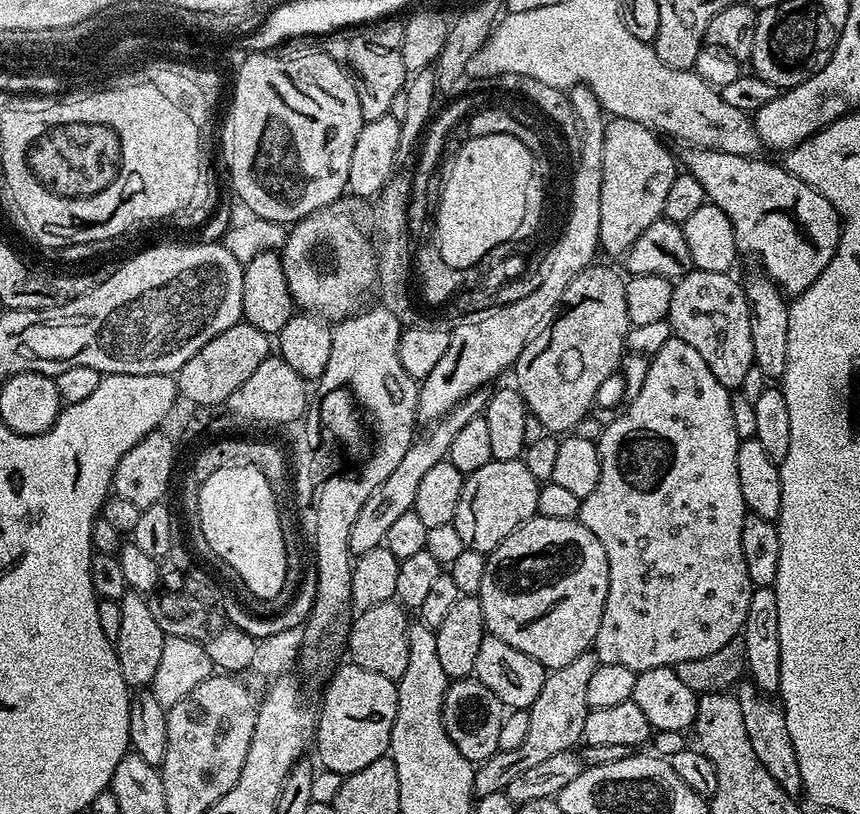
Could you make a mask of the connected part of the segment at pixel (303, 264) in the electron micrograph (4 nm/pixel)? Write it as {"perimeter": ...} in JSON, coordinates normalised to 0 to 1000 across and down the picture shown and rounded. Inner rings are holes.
{"perimeter":[[[401,238],[334,281],[330,303],[324,306],[326,321],[340,372],[350,385],[371,388],[378,396],[394,396],[424,377],[423,367],[440,349],[440,317],[429,316],[424,307],[427,280],[424,242]],[[376,305],[381,308],[381,324],[367,316]]]}

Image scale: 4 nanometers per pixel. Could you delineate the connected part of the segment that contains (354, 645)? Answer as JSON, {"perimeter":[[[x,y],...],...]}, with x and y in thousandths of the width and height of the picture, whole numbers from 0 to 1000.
{"perimeter":[[[459,735],[440,740],[440,744],[430,744],[430,749],[415,751],[405,768],[403,810],[421,818],[421,823],[431,823],[435,828],[444,828],[444,833],[465,837],[467,828],[472,828],[472,812],[477,810],[477,758],[473,756],[470,743]]]}

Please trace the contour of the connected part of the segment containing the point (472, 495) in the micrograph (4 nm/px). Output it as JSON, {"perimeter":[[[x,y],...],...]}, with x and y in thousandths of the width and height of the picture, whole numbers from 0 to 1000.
{"perimeter":[[[572,564],[565,572],[543,581],[528,640],[540,672],[564,681],[573,678],[599,649],[623,633],[627,606],[628,595],[621,582],[612,577],[608,564]]]}

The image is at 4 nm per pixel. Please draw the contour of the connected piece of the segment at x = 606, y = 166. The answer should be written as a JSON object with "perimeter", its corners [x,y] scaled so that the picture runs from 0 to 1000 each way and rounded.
{"perimeter":[[[712,145],[702,160],[700,194],[699,306],[716,317],[724,316],[731,302],[762,270],[772,264],[774,237],[788,214],[788,197],[777,188],[773,173],[759,158],[736,147]]]}

